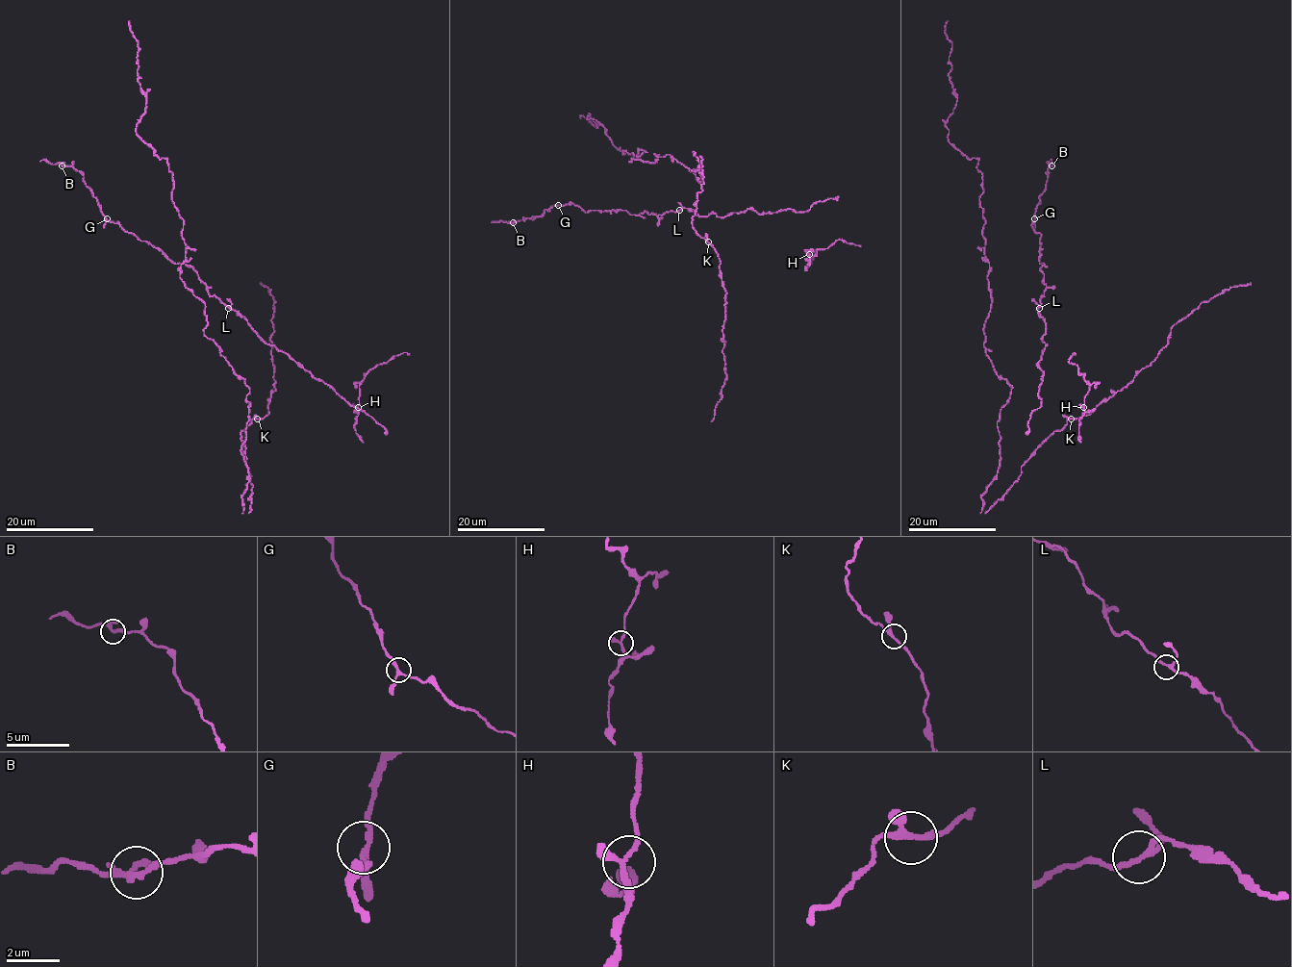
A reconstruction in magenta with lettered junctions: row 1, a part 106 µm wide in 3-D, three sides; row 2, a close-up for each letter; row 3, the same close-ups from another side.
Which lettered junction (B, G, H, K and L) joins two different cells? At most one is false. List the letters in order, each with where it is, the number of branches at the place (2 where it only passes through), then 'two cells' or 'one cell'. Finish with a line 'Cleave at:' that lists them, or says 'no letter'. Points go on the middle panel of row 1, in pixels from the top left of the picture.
B: at (513, 222); 3 branches meet; two cells
G: at (558, 205); 3 branches meet; one cell
H: at (809, 254); 3 branches meet; one cell
K: at (708, 241); 3 branches meet; one cell
L: at (679, 210); 3 branches meet; one cell
Cleave at: B

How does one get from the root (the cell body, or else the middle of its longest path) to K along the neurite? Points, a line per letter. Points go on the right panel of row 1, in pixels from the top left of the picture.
K: (1001, 408), (997, 422), (1000, 462), (997, 477), (981, 496), (985, 512), (1018, 479), (1033, 453), (1071, 419)

